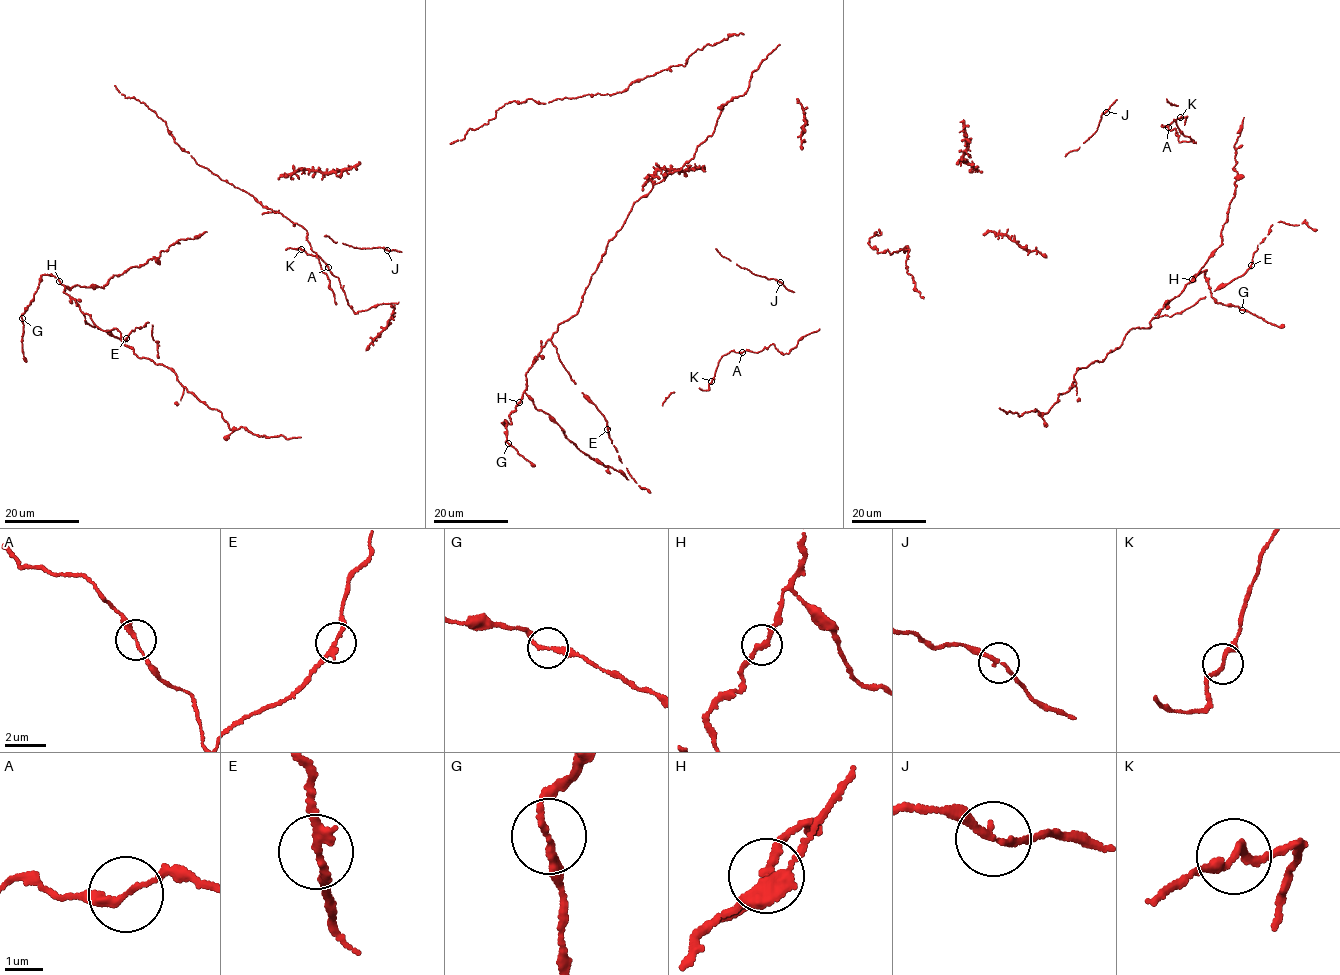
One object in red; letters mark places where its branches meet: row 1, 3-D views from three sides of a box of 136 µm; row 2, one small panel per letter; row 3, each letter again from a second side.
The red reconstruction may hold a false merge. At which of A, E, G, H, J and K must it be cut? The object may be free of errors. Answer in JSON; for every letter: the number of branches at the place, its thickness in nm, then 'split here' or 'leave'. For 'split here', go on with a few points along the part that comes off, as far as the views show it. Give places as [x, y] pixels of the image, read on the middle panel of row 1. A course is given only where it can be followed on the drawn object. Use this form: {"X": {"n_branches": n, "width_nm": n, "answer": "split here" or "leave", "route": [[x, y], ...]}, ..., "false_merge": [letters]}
{"A": {"n_branches": 2, "width_nm": 190, "answer": "leave"}, "E": {"n_branches": 2, "width_nm": 200, "answer": "leave"}, "G": {"n_branches": 2, "width_nm": 180, "answer": "leave"}, "H": {"n_branches": 2, "width_nm": 200, "answer": "leave"}, "J": {"n_branches": 2, "width_nm": 170, "answer": "leave"}, "K": {"n_branches": 2, "width_nm": 200, "answer": "leave"}, "false_merge": []}

